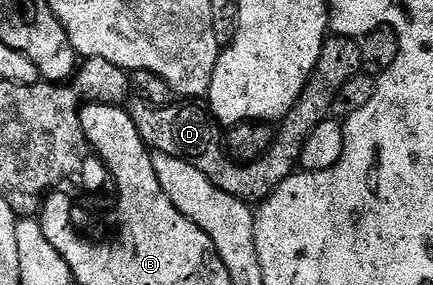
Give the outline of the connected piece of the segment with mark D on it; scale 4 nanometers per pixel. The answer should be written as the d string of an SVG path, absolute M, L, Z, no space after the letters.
M343 36L343 42L326 39L325 44L327 50L321 50L323 58L319 58L313 75L301 91L301 97L284 120L280 121L272 144L259 160L234 160L223 143L223 132L217 121L202 105L201 109L197 102L177 102L167 108L152 108L133 102L127 108L129 117L131 122L135 122L135 130L139 130L146 148L154 153L162 152L174 156L195 166L199 174L207 177L219 190L245 201L250 206L256 205L267 199L286 178L294 175L295 169L300 165L301 151L307 138L319 125L330 119L339 82L343 82L347 74L356 76L361 72L360 43L351 46L351 42L347 42L347 36Z

